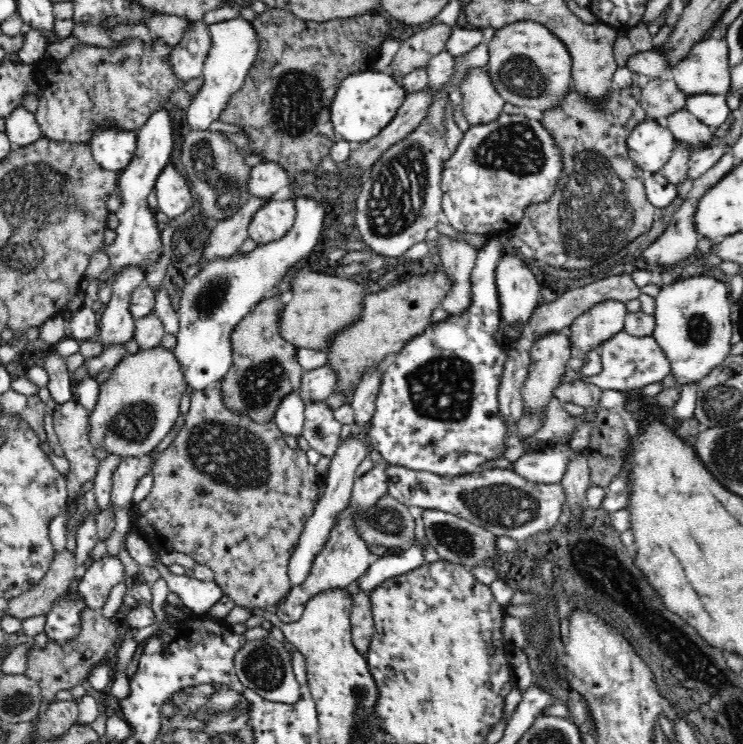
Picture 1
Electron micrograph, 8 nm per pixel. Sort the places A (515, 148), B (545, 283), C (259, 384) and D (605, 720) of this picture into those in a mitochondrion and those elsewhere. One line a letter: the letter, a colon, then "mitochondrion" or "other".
A: mitochondrion
B: other
C: mitochondrion
D: other

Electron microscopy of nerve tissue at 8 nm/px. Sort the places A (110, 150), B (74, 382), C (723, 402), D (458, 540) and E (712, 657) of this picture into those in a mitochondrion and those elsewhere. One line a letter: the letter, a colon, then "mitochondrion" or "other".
A: other
B: other
C: mitochondrion
D: mitochondrion
E: mitochondrion

